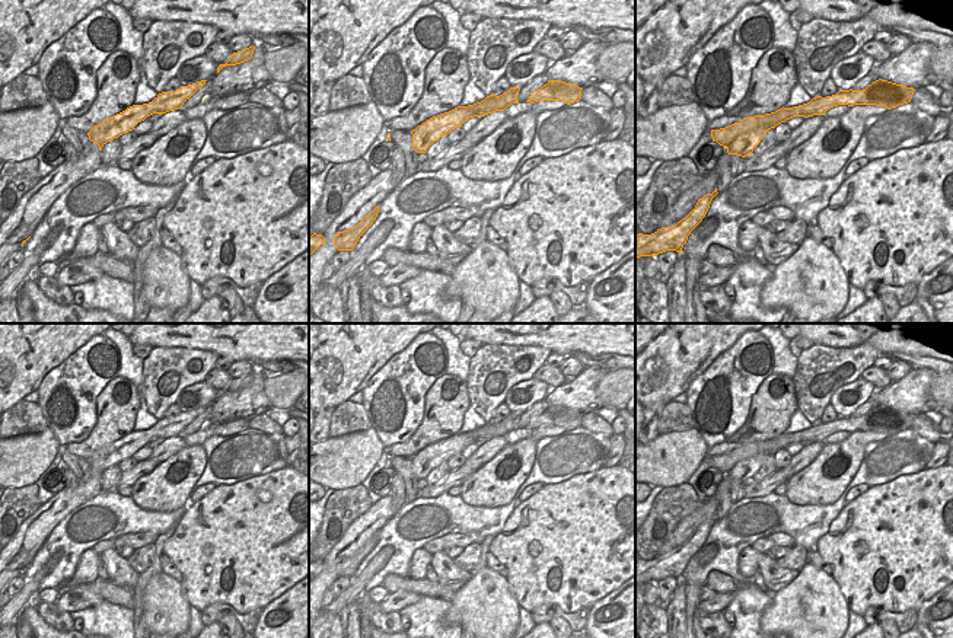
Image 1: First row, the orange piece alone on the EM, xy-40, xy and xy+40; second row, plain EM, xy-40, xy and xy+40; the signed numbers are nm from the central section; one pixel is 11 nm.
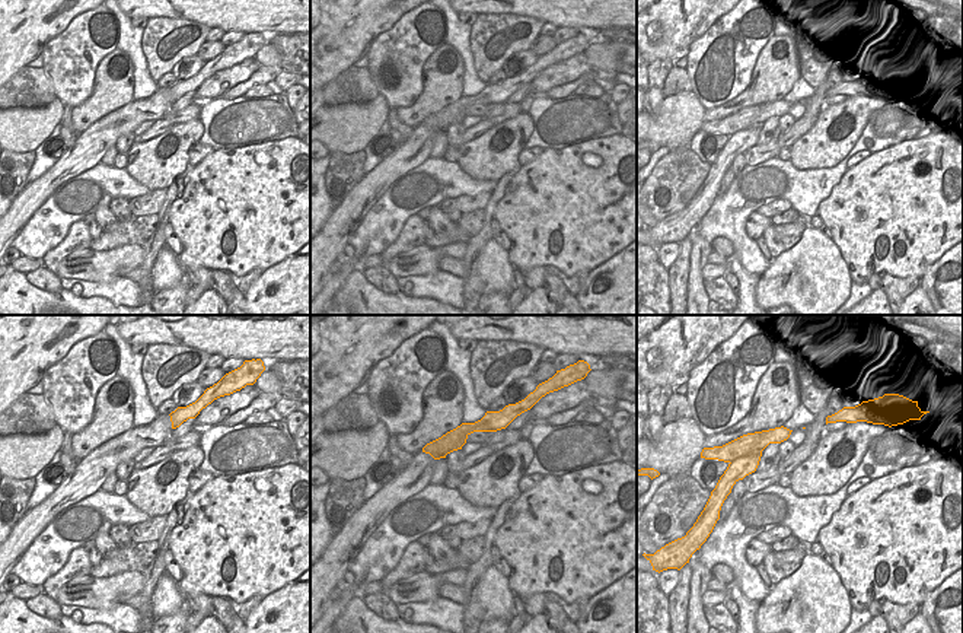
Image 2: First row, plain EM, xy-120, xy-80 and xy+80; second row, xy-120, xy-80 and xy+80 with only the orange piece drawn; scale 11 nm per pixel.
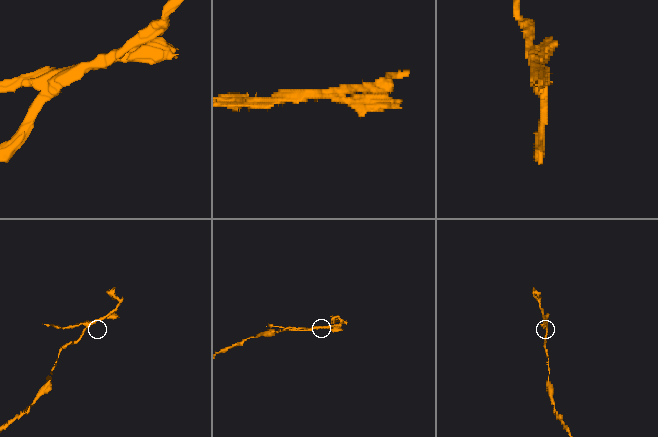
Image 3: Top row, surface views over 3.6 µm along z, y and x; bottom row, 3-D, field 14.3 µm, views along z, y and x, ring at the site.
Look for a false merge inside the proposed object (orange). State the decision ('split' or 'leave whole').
split

